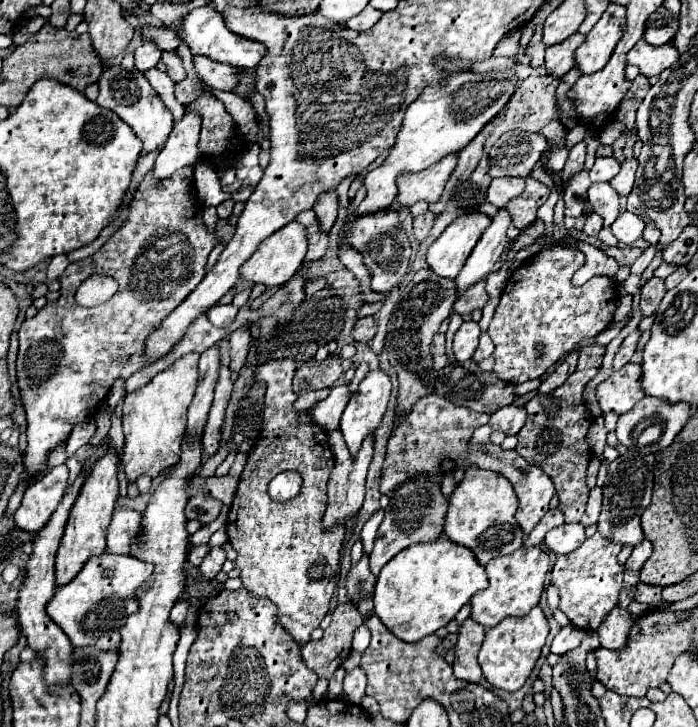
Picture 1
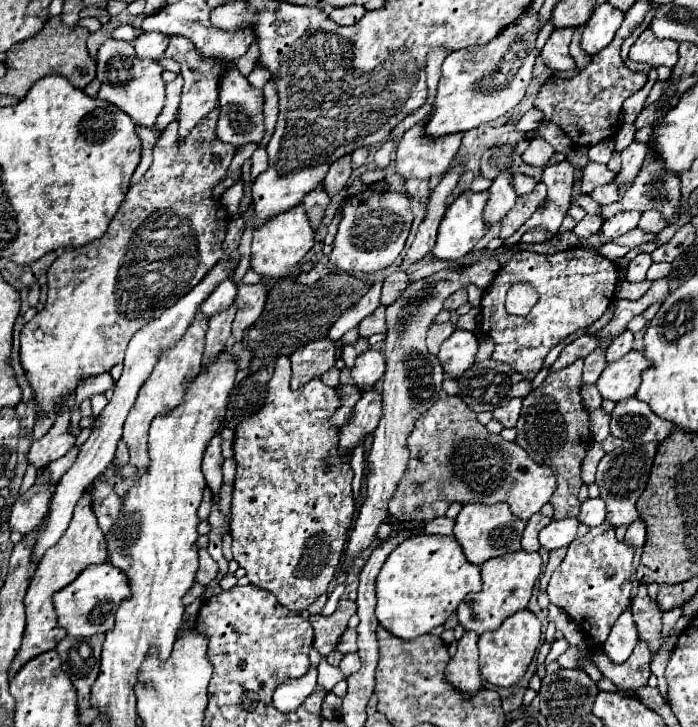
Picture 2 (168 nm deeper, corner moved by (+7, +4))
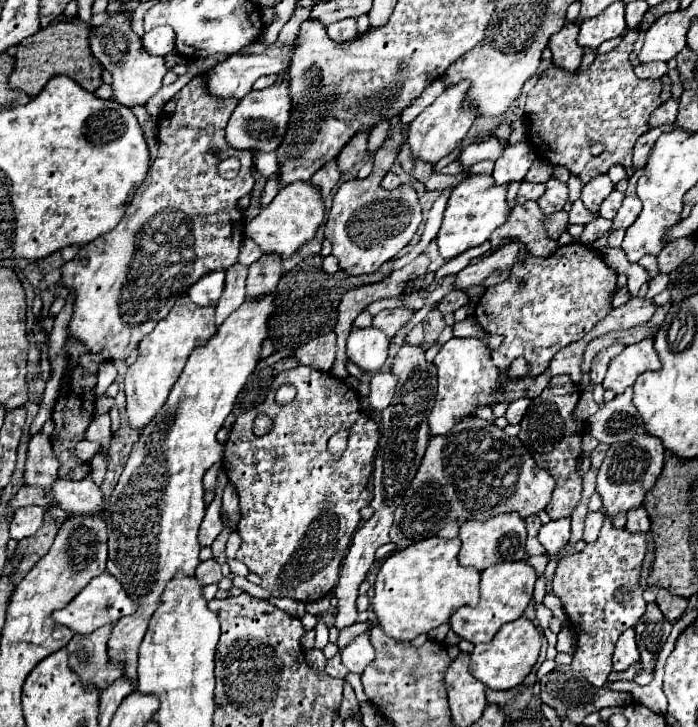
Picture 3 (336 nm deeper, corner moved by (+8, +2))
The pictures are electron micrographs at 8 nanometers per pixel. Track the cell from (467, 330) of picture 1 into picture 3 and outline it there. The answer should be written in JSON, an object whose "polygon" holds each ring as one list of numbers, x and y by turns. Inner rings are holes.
{"polygon":[[453,337,449,339,441,351,435,357,437,365,437,397,435,397,435,407,429,415,429,427,431,435,443,435,447,433,461,417,471,415,473,407,477,405,493,405,497,399,493,391,499,387,499,369,493,365,489,359,491,353,489,349,479,341,479,339,459,339]]}

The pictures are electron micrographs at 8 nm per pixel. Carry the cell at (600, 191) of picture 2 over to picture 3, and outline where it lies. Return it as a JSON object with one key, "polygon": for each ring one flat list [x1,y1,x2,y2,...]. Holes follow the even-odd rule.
{"polygon":[[613,191,603,203,601,203,601,209,599,209,599,213,601,213,601,217,605,217,605,219,613,219,615,217,615,213,619,211,619,207,621,207,621,201,623,201,623,193,619,193,619,191]]}

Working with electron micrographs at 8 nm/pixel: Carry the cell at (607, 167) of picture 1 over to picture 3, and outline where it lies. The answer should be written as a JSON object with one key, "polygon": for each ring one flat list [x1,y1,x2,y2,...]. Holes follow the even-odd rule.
{"polygon":[[595,175,593,181,589,181,581,191,581,201,589,211,597,211,601,201,613,191,613,183,607,175]]}

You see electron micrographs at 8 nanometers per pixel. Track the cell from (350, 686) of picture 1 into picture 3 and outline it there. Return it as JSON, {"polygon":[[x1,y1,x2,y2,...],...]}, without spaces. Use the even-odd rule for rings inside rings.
{"polygon":[[363,633,355,641,351,641,345,649,341,649,341,663,351,673,363,673,363,669,375,659,373,645,369,643,369,635]]}

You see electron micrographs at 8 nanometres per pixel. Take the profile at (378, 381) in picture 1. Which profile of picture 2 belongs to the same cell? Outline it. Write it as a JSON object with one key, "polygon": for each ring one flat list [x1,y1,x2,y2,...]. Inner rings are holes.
{"polygon":[[368,349,356,359,356,365,352,367,352,379,356,387,366,391,368,387,374,387,382,379,384,369,386,369,384,355,380,351]]}

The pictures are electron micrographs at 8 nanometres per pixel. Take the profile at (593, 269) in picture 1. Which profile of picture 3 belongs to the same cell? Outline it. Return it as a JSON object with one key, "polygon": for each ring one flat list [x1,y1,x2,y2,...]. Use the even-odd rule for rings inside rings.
{"polygon":[[551,177,547,183,545,183,545,193,543,197,537,199,543,215,551,215,555,211,561,211,563,205,567,203,567,183]]}

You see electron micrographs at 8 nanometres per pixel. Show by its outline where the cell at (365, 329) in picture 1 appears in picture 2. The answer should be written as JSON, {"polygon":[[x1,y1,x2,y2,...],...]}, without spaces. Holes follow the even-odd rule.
{"polygon":[[380,305,374,313,370,313,366,319,362,319,362,323,360,323,358,329,360,329,360,335,362,337,370,337,374,333,388,331,386,329,386,307]]}

